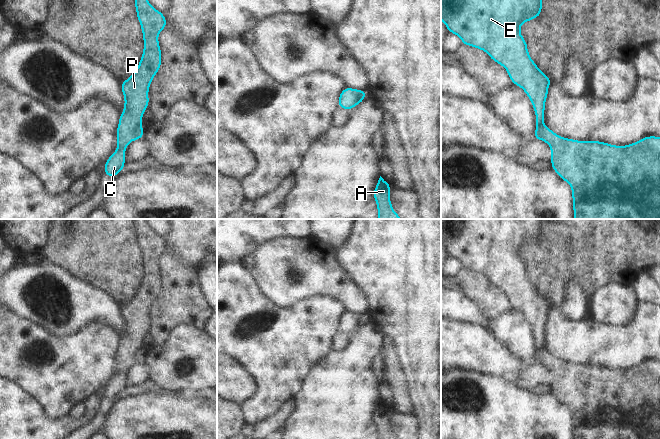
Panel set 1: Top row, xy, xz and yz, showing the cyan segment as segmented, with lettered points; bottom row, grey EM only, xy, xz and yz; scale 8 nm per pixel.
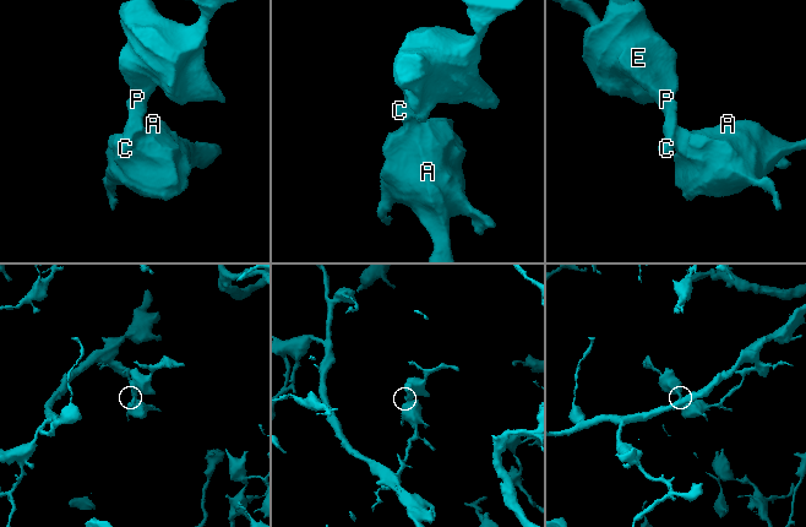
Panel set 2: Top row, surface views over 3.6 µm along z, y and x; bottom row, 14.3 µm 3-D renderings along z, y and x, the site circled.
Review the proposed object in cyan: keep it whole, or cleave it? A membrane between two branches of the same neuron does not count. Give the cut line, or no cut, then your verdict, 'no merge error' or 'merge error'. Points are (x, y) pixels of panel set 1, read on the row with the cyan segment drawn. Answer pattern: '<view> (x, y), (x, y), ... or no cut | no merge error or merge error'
xy (141, 125), (135, 129), (135, 139) | merge error

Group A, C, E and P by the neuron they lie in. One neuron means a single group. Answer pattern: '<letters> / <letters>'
A / C E P

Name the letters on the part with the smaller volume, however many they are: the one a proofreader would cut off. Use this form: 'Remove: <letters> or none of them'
Remove: C, E, P

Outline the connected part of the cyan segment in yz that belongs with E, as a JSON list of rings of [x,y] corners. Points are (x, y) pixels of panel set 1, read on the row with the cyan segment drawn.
[[[441,0],[441,20],[447,31],[459,36],[463,45],[485,51],[506,69],[513,85],[521,87],[530,99],[537,127],[544,125],[545,102],[552,82],[530,57],[520,28],[523,22],[538,19],[542,7],[542,0]]]

